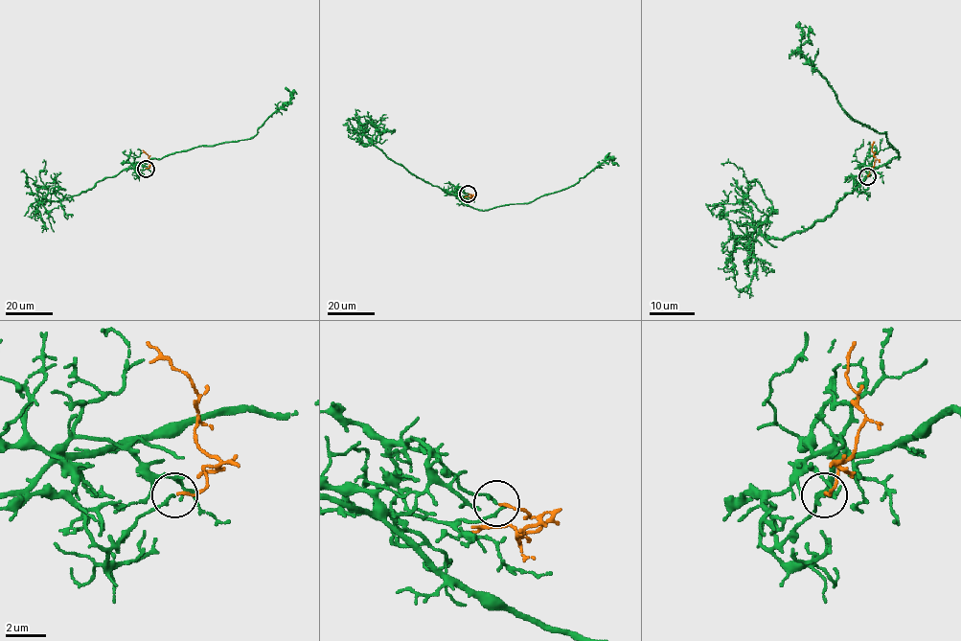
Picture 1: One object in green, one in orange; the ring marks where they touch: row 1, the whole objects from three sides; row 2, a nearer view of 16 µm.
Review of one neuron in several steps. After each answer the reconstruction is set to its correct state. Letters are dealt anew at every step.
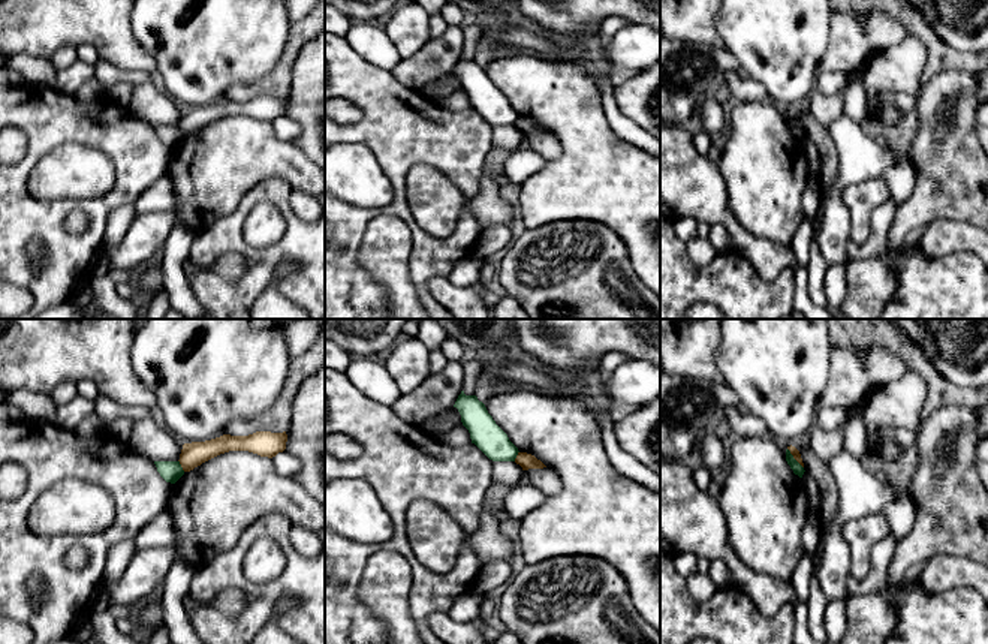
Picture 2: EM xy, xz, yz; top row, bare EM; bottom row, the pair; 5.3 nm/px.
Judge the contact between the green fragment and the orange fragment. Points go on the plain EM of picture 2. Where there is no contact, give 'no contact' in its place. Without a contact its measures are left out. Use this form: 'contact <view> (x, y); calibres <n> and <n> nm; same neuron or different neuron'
contact yz (794, 123); calibres 60 and 50 nm; different neuron

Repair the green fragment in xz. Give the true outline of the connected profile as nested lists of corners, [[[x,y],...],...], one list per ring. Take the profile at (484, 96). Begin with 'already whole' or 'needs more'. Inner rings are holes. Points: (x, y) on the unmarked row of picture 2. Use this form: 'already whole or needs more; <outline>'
already whole; [[[458,60],[454,72],[461,79],[463,90],[469,94],[475,108],[493,126],[515,126],[518,112],[507,99],[495,88],[485,69],[476,60]]]

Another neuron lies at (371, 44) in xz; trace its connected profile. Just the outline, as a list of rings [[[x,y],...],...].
[[[352,21],[344,37],[356,54],[377,67],[392,72],[401,61],[385,28],[370,25],[367,21]]]

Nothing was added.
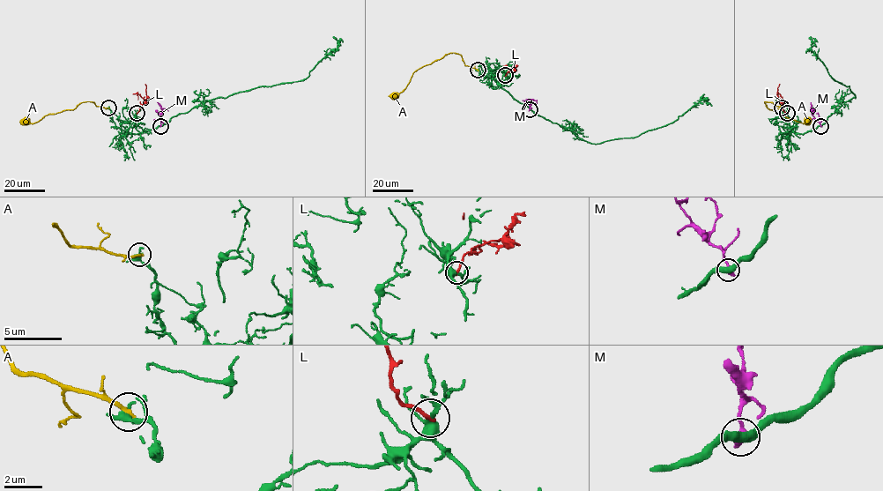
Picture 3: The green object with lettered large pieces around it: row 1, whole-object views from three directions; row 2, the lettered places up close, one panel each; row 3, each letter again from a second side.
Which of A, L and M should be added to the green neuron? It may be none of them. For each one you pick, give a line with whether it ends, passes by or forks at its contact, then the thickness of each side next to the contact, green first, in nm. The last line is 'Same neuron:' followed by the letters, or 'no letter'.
Same neuron: no letter

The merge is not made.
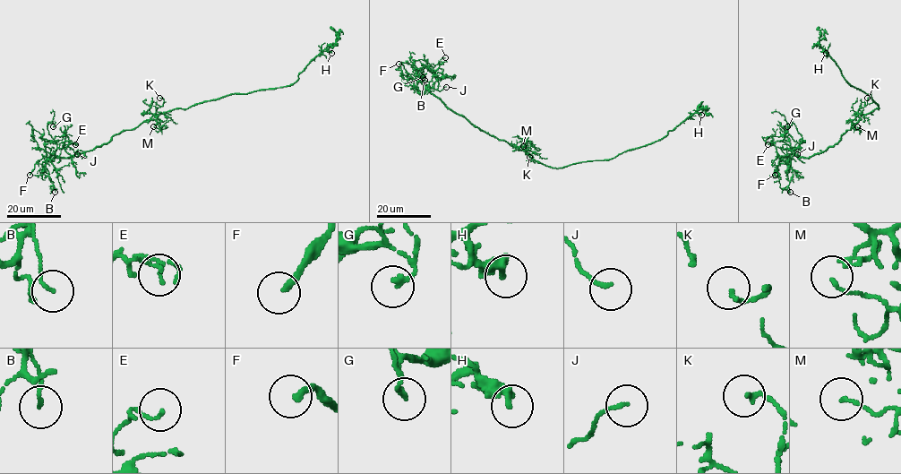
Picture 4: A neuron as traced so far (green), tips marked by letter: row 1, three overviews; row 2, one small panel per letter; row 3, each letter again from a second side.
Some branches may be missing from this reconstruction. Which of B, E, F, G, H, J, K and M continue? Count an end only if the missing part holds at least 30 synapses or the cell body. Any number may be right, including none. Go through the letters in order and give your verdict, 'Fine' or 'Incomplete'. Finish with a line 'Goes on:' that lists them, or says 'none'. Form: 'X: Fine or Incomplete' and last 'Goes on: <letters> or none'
B: Fine
E: Fine
F: Incomplete
G: Fine
H: Fine
J: Fine
K: Fine
M: Fine
Goes on: F

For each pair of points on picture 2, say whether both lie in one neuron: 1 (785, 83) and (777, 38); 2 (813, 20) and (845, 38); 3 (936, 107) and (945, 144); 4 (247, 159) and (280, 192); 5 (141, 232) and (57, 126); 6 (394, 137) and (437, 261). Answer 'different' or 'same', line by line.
1: same
2: different
3: same
4: different
5: different
6: same

